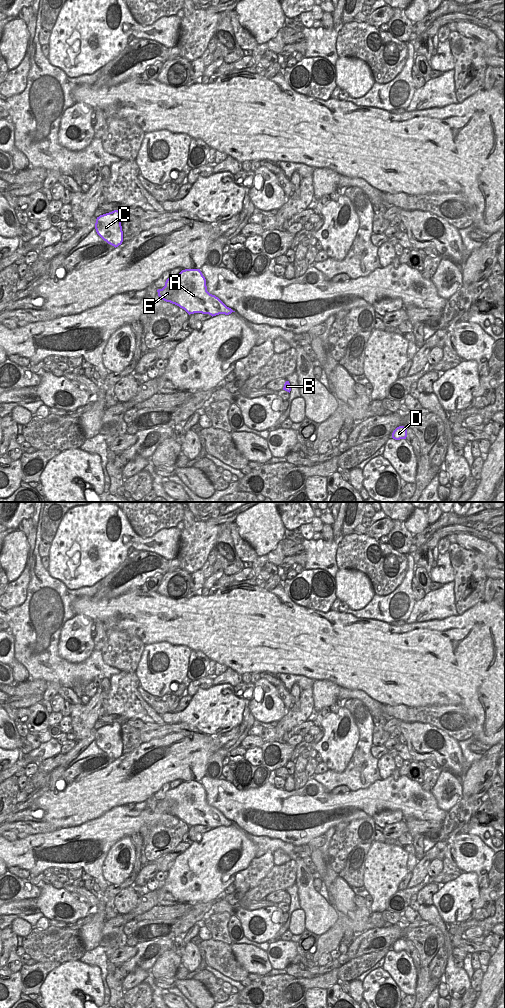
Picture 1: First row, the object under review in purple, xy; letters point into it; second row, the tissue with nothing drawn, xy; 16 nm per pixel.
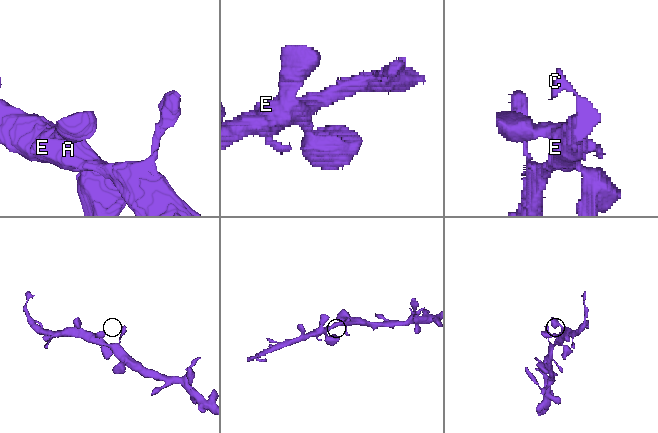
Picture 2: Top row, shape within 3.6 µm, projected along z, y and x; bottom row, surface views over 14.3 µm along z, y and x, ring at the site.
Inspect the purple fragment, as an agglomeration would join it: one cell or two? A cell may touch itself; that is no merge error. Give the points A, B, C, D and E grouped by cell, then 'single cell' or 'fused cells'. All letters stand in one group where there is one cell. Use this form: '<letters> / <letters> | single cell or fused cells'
A B C D E | single cell

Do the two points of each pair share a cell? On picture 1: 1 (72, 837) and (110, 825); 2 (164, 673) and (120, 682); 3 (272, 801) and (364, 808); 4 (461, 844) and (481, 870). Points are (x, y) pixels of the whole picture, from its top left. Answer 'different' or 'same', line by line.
1: same
2: different
3: same
4: same

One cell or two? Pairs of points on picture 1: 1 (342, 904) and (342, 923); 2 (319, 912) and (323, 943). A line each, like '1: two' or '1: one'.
1: two
2: two

